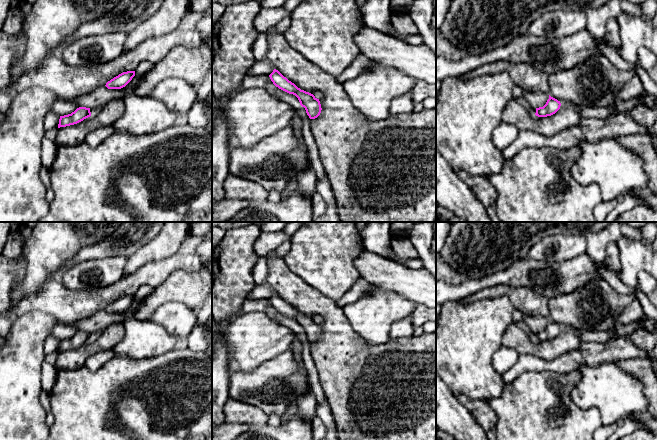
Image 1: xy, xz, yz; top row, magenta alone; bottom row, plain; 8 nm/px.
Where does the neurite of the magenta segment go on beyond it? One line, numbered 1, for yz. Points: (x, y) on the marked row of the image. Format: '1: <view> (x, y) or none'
1: none

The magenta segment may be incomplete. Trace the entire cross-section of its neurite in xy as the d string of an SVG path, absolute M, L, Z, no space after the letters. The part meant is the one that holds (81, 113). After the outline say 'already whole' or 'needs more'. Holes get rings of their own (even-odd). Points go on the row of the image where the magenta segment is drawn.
M79 107L71 114L60 116L58 128L77 124L90 116L90 108Z; already whole

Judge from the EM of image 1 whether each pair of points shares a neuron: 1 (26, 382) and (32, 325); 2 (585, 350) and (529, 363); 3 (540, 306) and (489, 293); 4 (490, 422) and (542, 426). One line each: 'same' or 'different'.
1: same
2: same
3: same
4: different

